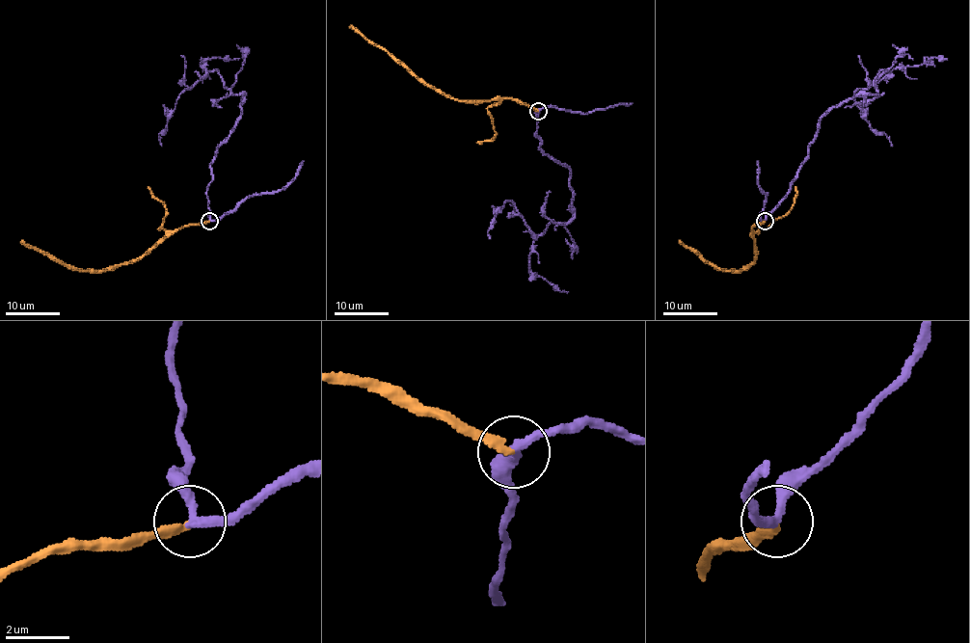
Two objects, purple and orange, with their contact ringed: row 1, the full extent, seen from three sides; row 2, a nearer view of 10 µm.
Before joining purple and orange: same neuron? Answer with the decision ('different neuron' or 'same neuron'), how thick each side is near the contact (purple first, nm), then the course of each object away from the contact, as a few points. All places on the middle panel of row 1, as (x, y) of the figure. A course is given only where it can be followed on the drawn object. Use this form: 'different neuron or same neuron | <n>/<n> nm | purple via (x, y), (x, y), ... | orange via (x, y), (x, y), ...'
same neuron | 260/240 nm | purple via (538, 111), (539, 147), (570, 170), (572, 216), (535, 234), (505, 201), (490, 238) | orange via (538, 111), (508, 98), (464, 101), (437, 92), (419, 81), (385, 49), (371, 44), (349, 26)

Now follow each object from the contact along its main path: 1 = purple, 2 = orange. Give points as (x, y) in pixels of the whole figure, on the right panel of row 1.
1: (765, 221), (820, 120), (856, 95), (877, 93), (881, 70), (888, 73), (859, 88), (855, 103), (892, 146)
2: (765, 221), (752, 227), (755, 259), (745, 269), (719, 270), (680, 241)

